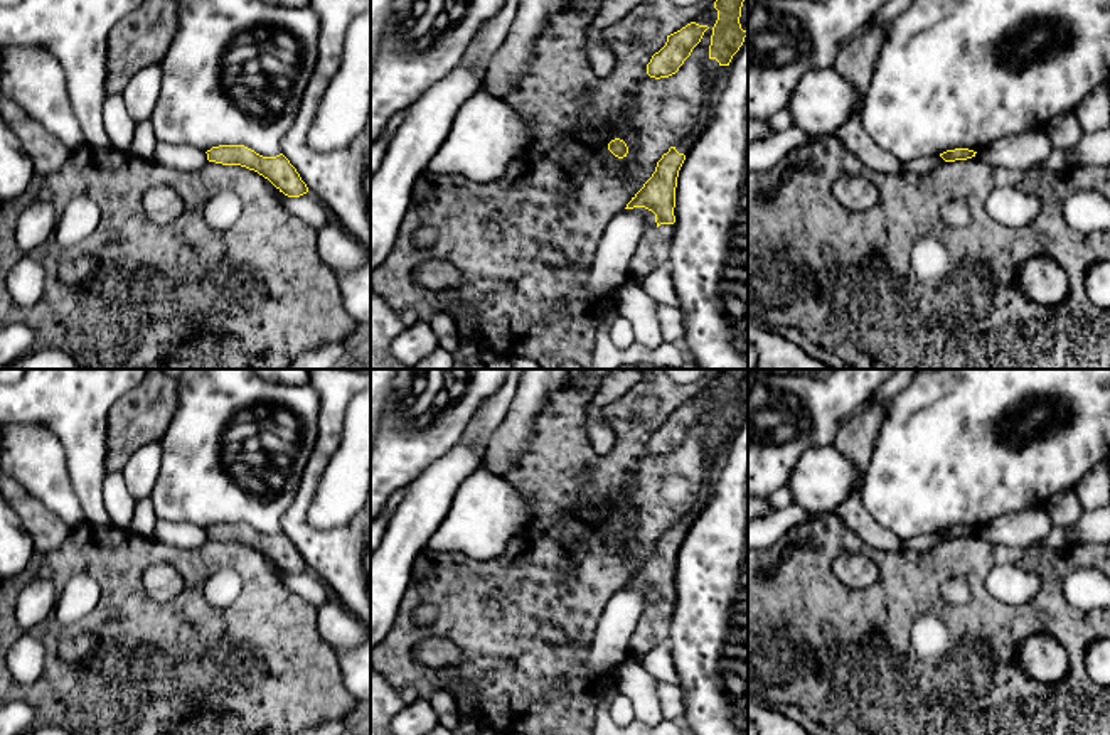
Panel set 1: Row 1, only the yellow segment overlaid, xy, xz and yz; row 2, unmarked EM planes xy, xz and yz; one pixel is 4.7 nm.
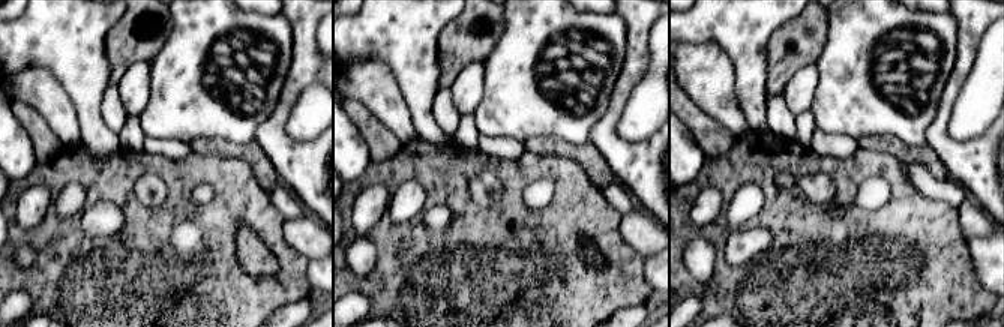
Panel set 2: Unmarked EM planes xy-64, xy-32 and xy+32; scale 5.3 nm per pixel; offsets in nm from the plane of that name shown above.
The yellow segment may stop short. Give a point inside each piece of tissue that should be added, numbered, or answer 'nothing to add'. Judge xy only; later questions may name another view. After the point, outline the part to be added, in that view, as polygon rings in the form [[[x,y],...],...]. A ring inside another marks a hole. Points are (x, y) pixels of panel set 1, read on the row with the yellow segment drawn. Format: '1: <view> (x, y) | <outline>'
nothing to add

